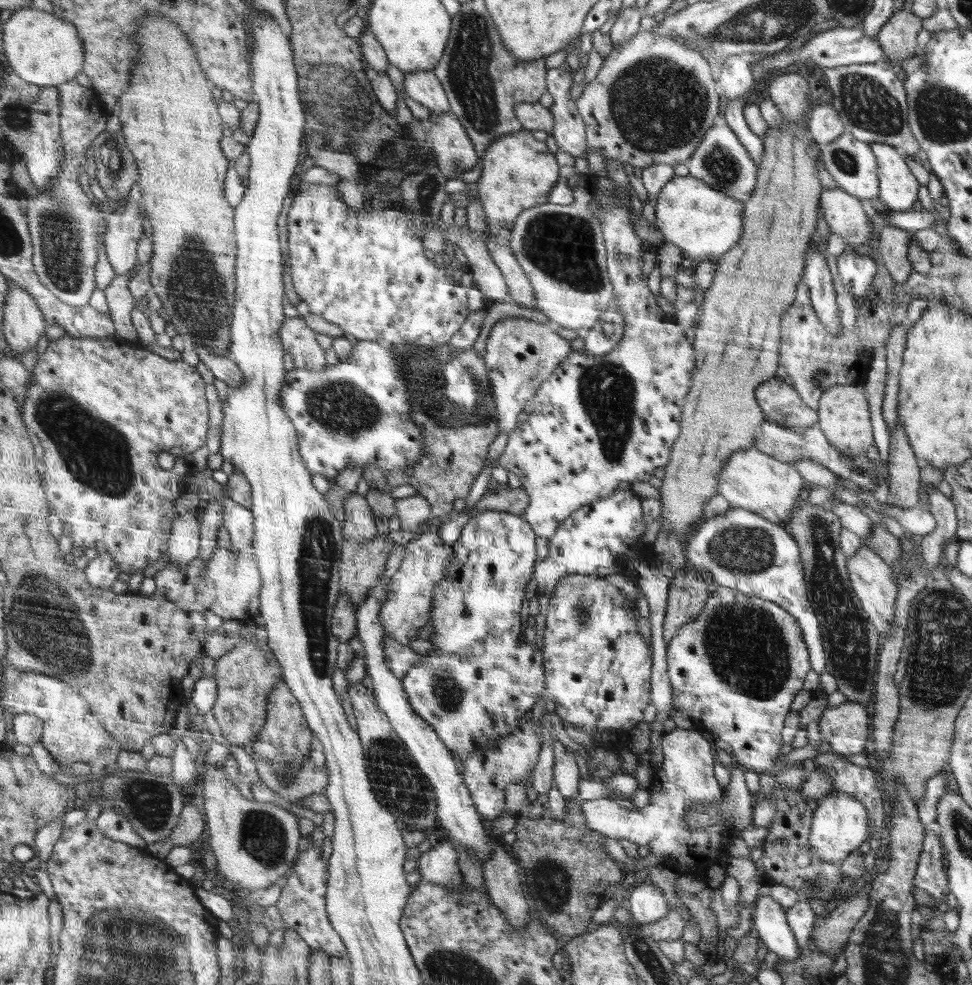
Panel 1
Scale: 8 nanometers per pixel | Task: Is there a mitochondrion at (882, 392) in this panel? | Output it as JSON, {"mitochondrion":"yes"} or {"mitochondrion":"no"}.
{"mitochondrion":"no"}

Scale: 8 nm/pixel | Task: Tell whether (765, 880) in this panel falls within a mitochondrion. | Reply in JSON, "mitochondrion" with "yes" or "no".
{"mitochondrion":"no"}

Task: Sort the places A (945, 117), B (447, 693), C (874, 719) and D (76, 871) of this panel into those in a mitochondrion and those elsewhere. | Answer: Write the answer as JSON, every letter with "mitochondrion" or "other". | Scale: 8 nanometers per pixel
{"A":"mitochondrion","B":"mitochondrion","C":"other","D":"other"}

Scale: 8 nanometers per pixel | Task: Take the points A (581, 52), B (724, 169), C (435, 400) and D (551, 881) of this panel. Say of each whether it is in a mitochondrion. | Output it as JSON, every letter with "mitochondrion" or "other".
{"A":"other","B":"mitochondrion","C":"mitochondrion","D":"mitochondrion"}

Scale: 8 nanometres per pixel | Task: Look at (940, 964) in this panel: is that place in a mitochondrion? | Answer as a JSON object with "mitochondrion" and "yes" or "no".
{"mitochondrion":"no"}

